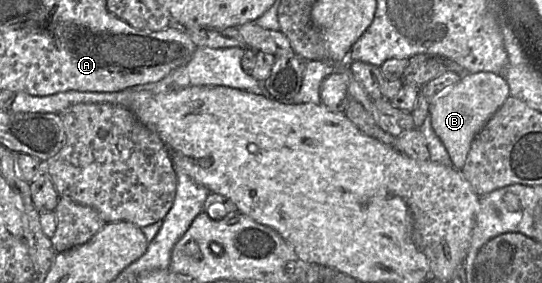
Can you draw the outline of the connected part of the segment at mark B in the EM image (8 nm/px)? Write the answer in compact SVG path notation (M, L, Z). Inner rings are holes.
M476 72L465 73L457 83L430 102L432 128L445 146L454 168L463 168L472 141L509 95L508 83L502 75Z

